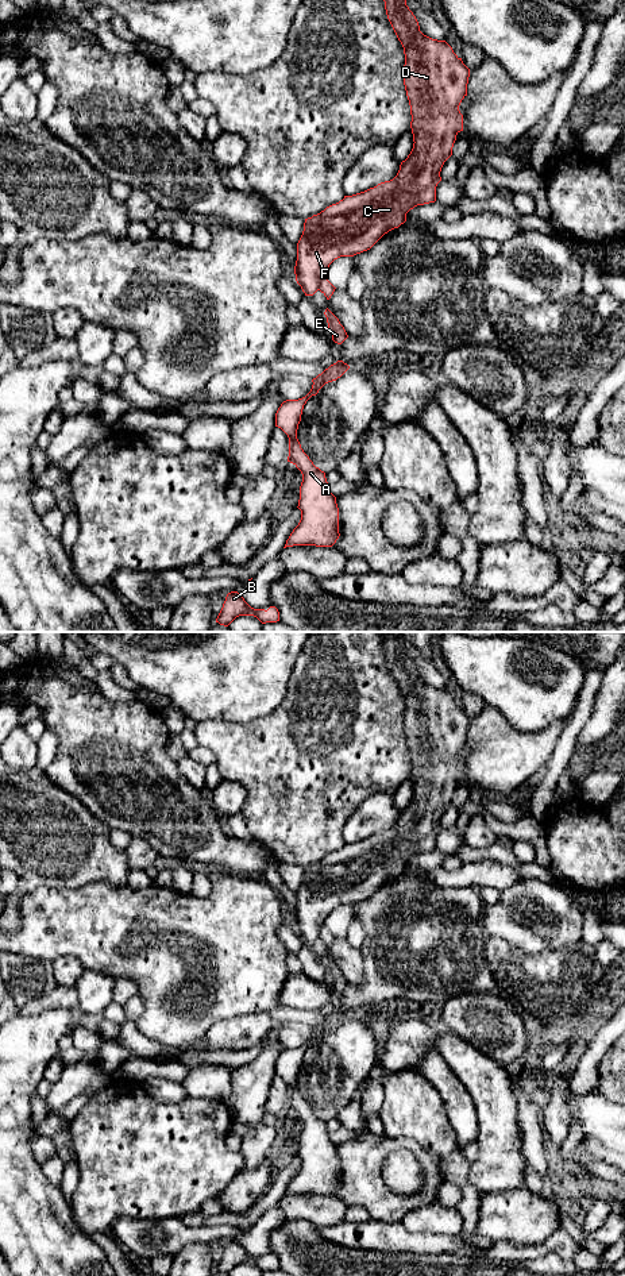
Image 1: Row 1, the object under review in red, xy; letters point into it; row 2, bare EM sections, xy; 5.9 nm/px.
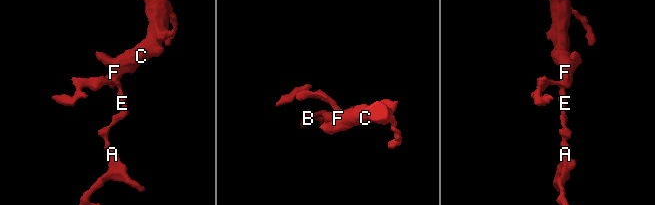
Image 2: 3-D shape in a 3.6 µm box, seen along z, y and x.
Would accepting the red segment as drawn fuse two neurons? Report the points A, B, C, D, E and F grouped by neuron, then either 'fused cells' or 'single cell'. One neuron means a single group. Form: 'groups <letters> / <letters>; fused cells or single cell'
groups A B E / C D F; fused cells

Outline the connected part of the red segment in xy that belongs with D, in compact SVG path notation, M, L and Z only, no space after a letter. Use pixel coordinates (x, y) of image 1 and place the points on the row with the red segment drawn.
M406 0L383 1L387 19L404 47L404 85L410 105L413 149L393 180L344 196L339 203L305 219L294 266L296 281L305 296L313 296L319 290L321 278L335 259L370 250L385 234L404 224L410 209L436 201L441 167L452 155L456 135L463 131L459 105L467 96L470 69L445 41L432 39L420 31Z

